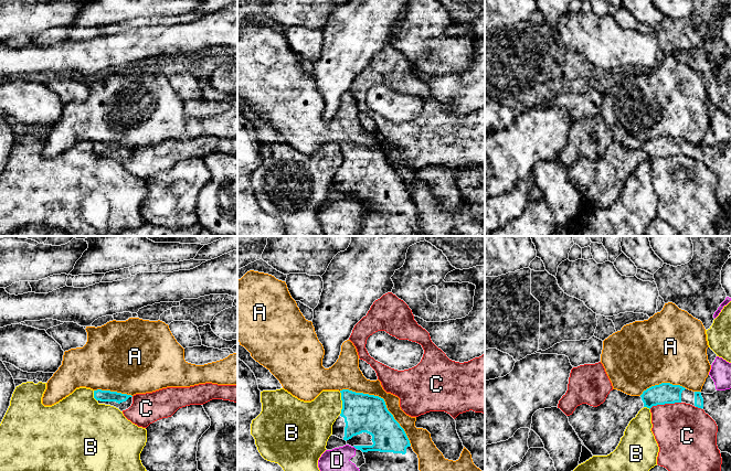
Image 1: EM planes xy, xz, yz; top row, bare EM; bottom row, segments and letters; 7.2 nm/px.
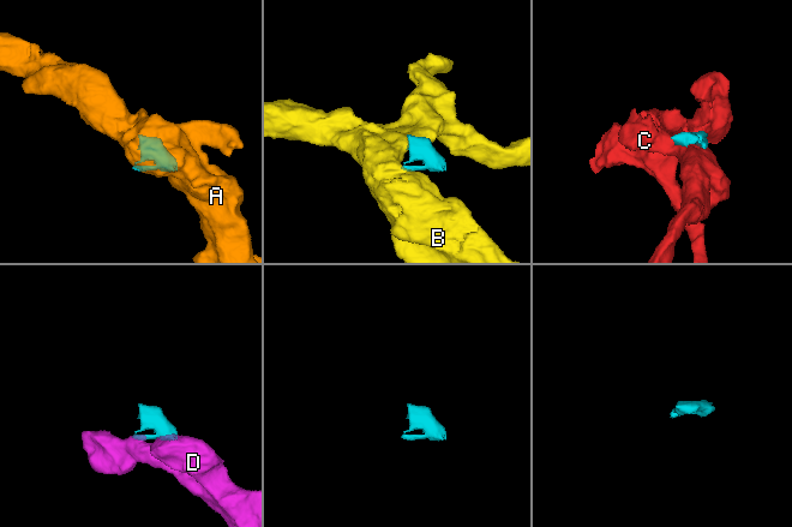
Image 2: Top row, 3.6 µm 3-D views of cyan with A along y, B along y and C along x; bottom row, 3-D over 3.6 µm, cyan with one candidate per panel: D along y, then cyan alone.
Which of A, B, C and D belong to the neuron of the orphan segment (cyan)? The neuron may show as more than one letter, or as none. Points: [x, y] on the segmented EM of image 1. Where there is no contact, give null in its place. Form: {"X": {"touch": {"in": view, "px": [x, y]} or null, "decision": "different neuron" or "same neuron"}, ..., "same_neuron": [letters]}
{"A": {"touch": {"in": "xz", "px": [383, 400]}, "decision": "different neuron"}, "B": {"touch": {"in": "xz", "px": [342, 403]}, "decision": "different neuron"}, "C": {"touch": {"in": "yz", "px": [665, 403]}, "decision": "different neuron"}, "D": {"touch": {"in": "xz", "px": [355, 447]}, "decision": "different neuron"}, "same_neuron": []}

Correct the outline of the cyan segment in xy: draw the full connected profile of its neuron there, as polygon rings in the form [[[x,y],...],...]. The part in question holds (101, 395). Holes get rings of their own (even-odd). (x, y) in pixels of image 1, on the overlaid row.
[[[94,390],[94,398],[98,404],[110,405],[120,411],[128,409],[133,404],[133,396],[110,390]]]

